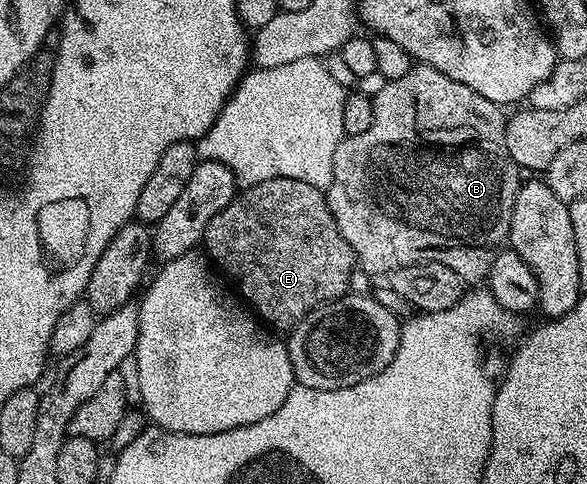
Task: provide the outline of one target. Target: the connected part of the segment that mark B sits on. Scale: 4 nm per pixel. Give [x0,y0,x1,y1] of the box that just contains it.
[327,64,523,283]

